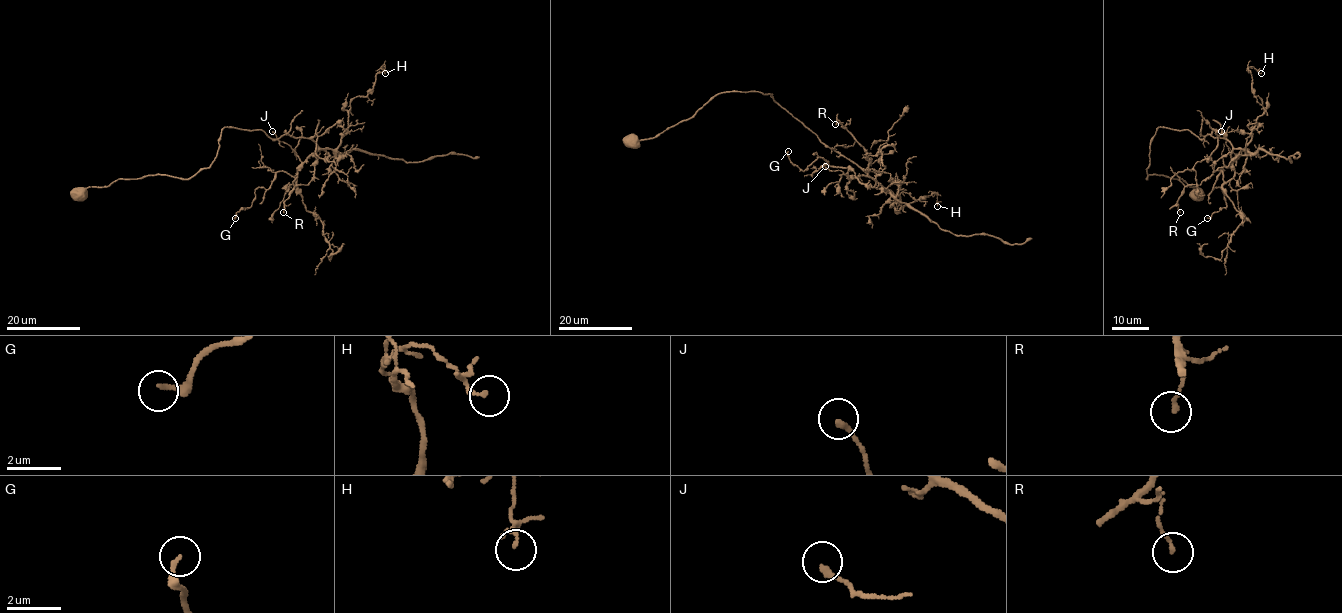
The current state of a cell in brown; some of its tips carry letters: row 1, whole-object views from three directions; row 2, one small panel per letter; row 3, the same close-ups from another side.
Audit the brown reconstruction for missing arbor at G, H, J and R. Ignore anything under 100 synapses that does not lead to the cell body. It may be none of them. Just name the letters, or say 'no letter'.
no letter

